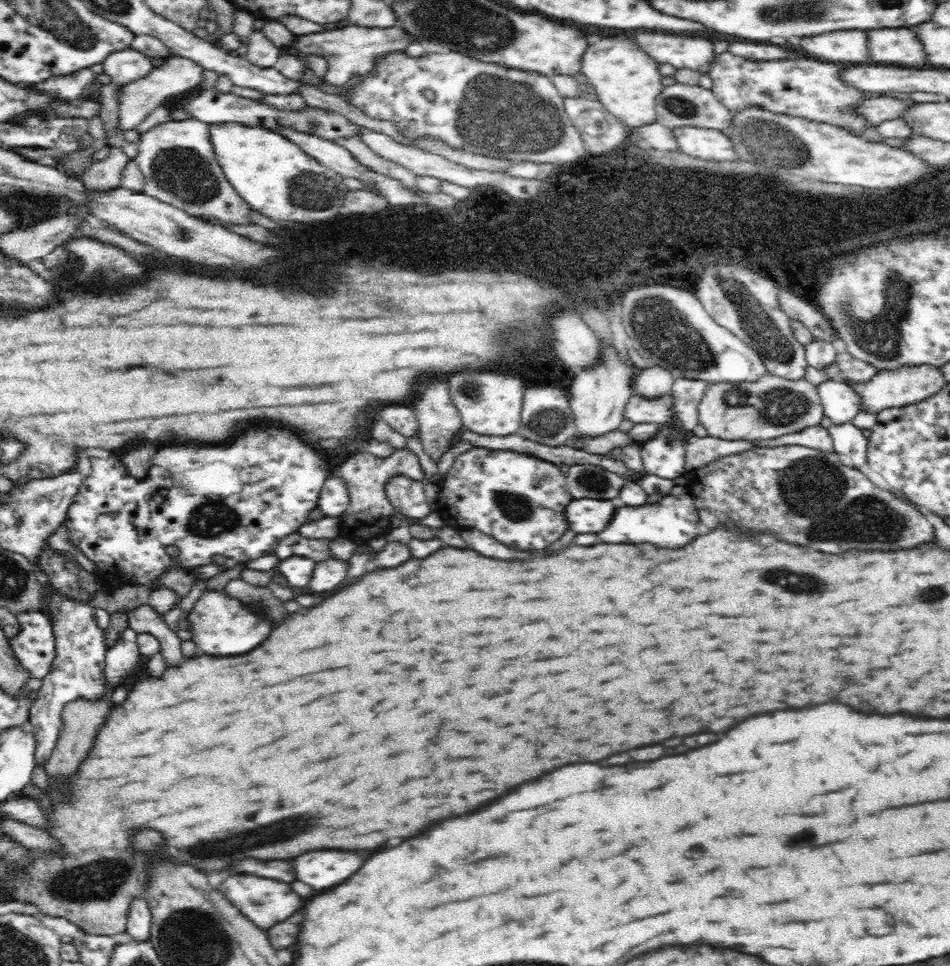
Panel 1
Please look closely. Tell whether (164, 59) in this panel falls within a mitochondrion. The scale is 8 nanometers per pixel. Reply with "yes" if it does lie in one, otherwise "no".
no

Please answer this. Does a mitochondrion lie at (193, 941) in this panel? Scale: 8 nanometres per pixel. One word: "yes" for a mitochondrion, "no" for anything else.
yes

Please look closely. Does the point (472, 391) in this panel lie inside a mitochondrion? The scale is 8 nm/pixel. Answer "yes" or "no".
yes

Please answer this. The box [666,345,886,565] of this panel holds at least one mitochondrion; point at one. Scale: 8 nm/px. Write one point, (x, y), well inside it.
(777, 407)

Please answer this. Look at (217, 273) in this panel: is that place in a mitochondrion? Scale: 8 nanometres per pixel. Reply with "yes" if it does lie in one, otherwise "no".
no

